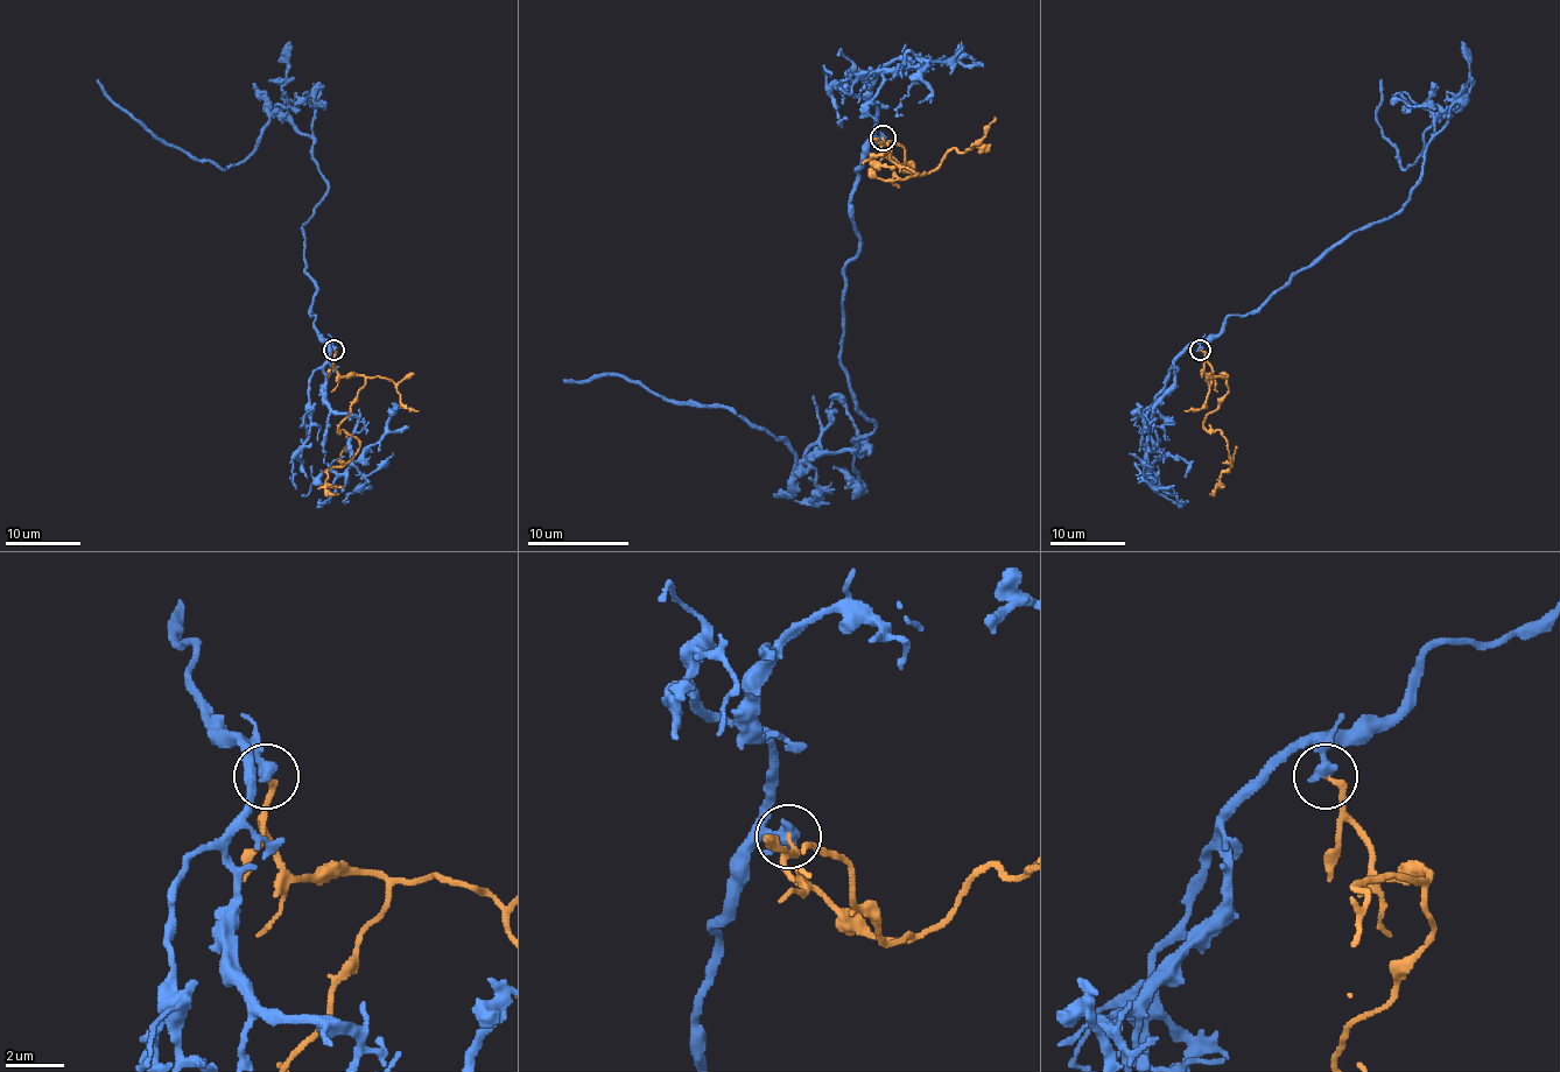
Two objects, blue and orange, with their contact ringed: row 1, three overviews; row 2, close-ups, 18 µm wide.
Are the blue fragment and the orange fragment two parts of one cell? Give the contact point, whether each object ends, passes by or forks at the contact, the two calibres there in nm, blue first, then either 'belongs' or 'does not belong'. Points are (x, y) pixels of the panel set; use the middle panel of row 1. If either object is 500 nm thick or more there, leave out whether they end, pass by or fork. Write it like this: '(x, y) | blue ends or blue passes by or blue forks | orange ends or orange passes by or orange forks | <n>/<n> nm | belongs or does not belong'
(883, 138) | blue ends | orange ends | 400/180 nm | does not belong

